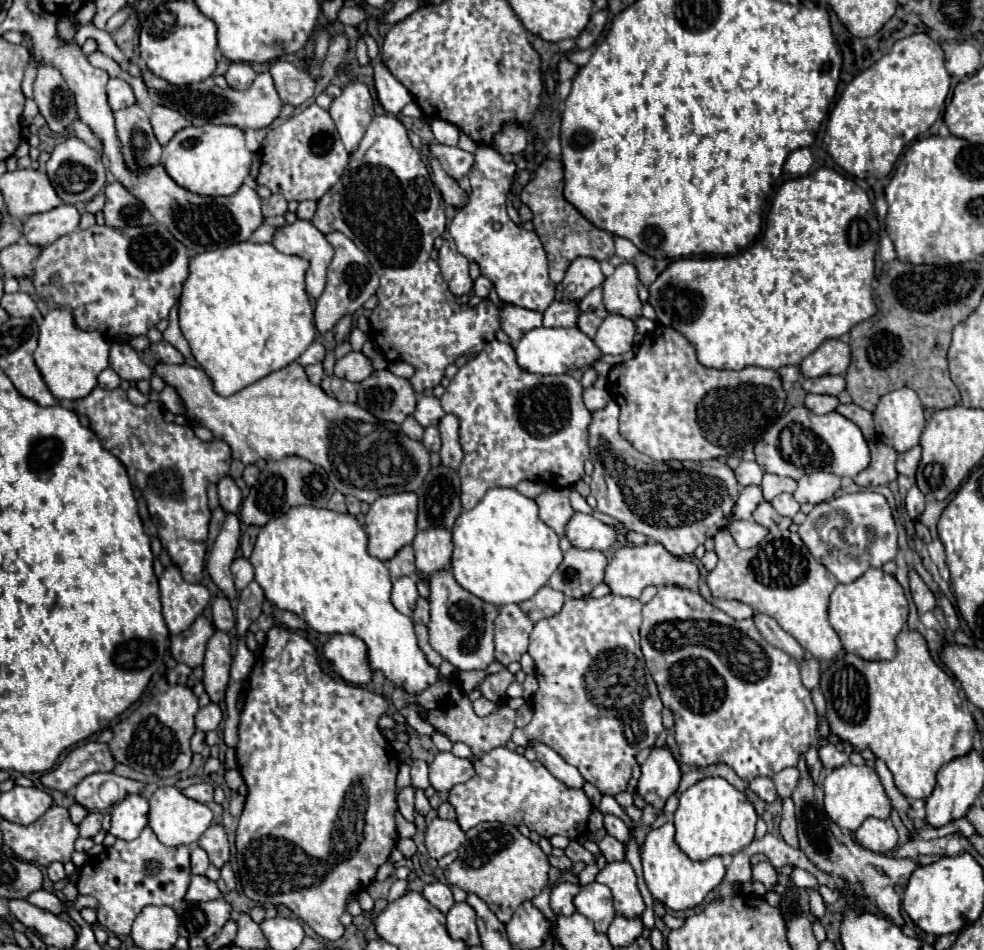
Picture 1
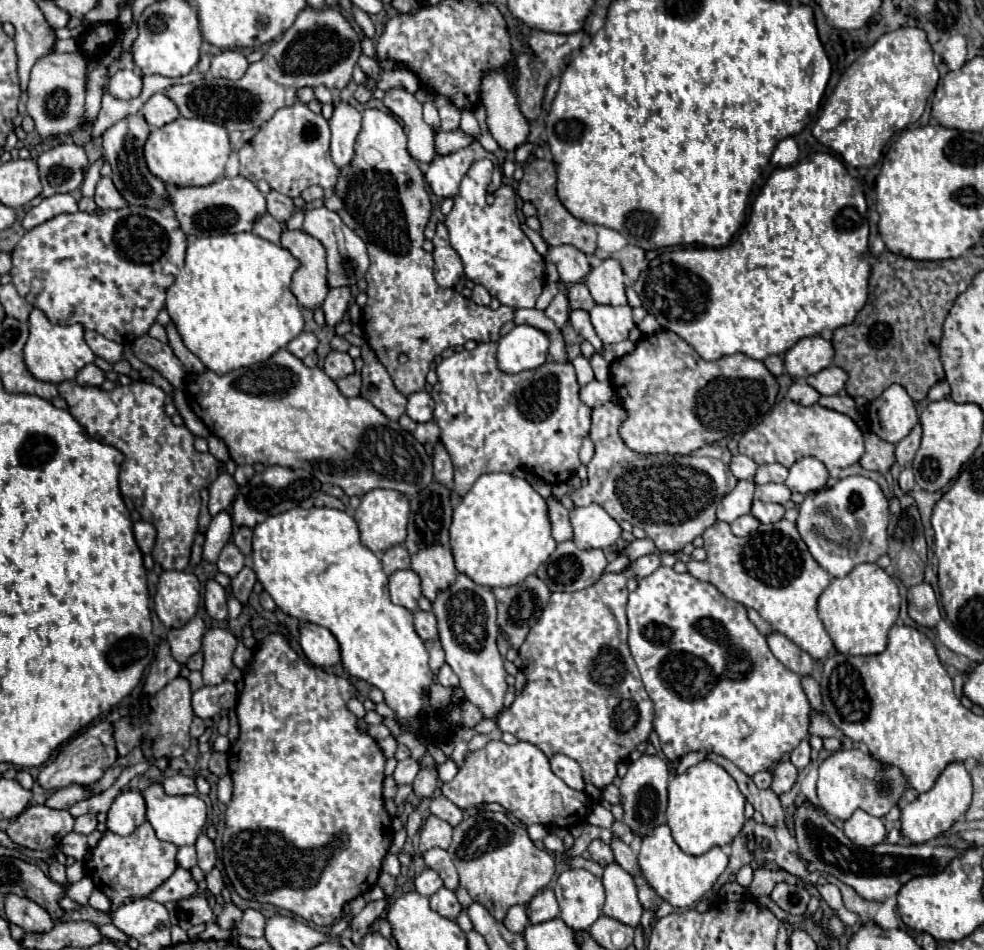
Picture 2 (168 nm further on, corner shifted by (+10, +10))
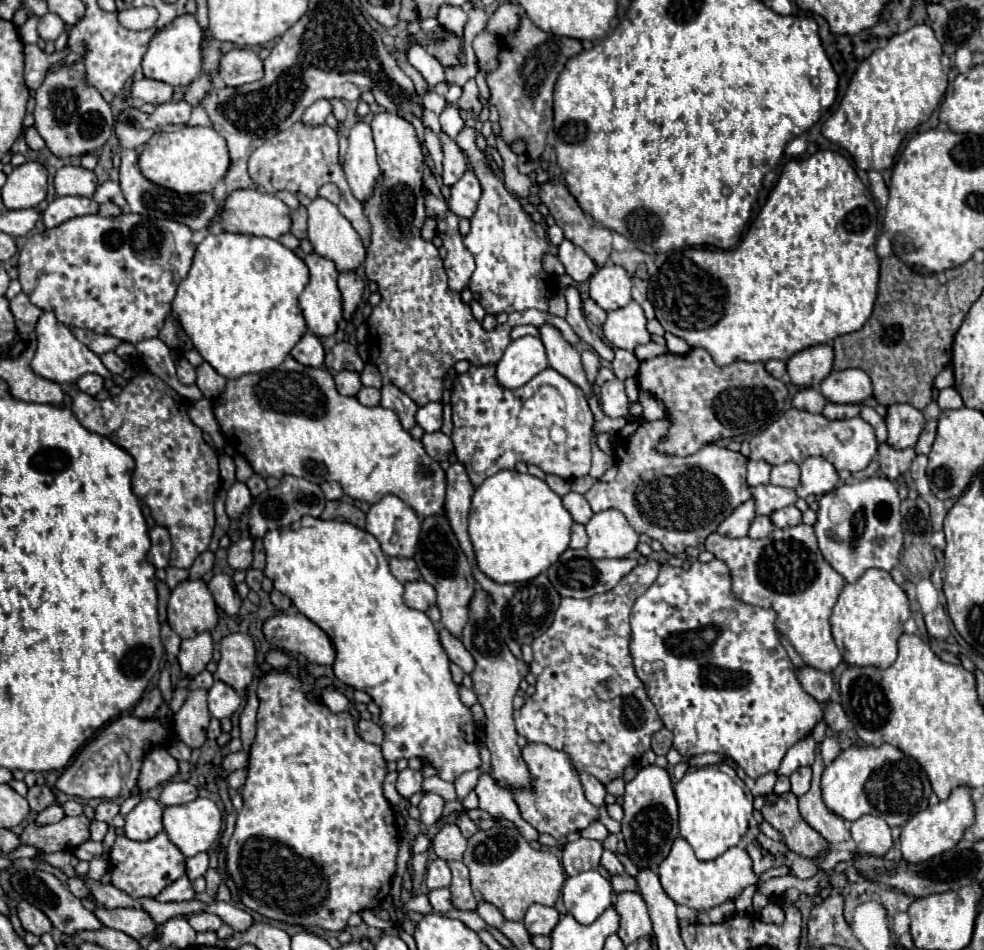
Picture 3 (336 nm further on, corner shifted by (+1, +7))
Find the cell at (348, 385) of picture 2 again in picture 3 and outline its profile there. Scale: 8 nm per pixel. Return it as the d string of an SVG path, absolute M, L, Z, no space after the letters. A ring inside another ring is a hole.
M361 388L357 394L357 400L365 406L377 406L381 400L381 394L377 388Z

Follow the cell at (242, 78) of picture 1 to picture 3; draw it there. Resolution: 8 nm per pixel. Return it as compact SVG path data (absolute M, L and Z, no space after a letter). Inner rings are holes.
M235 48L221 56L219 78L227 86L241 86L247 82L255 82L263 76L261 58L247 48Z

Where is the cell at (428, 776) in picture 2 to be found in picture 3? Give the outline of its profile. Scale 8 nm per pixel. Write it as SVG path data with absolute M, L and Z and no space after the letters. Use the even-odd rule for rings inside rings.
M423 792L421 802L419 802L421 820L427 826L435 824L441 818L441 814L443 814L443 806L445 806L445 800L439 794L435 794L435 792Z

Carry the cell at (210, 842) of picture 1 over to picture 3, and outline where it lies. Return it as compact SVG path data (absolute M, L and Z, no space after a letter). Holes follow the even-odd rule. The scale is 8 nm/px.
M209 868L207 874L205 874L205 880L207 880L207 894L215 898L217 888L219 888L219 884L221 884L221 874L219 874L219 870L217 870L217 868Z

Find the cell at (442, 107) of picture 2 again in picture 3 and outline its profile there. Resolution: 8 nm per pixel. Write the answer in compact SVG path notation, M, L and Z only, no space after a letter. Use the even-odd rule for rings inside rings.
M463 126L455 140L459 148L467 154L473 174L477 176L483 190L477 202L477 210L471 218L471 230L463 238L467 250L475 256L477 264L469 282L469 290L481 294L481 306L489 314L511 314L515 310L527 308L537 308L545 312L547 300L555 292L551 274L547 274L543 268L543 254L549 252L545 226L535 222L531 214L525 212L519 198L505 188L501 176L493 170L485 152L477 146L475 128Z

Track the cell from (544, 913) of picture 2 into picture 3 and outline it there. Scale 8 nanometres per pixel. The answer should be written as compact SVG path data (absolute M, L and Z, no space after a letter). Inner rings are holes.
M533 904L527 914L525 914L525 928L529 934L551 934L551 930L559 922L559 912L555 906L543 906L543 904Z

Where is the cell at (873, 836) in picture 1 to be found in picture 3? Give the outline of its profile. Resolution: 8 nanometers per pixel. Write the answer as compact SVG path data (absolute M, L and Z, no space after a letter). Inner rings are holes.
M861 816L851 826L851 836L857 844L859 852L869 852L875 856L887 854L887 850L893 846L891 828L889 824L879 816Z

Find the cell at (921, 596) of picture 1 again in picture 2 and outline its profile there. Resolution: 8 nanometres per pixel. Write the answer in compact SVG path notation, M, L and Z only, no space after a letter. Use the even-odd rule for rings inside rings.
M920 583L916 587L910 587L908 591L908 615L922 627L934 629L938 625L940 607L936 601L936 595L928 583Z

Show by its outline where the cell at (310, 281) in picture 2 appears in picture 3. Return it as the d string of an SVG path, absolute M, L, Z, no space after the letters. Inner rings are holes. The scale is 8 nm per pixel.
M311 252L305 256L311 278L299 296L309 330L317 336L329 336L341 320L341 292L337 288L337 270L333 260Z

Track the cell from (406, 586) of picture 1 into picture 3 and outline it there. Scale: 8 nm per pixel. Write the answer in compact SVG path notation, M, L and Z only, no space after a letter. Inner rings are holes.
M415 580L415 582L407 582L405 584L405 594L403 600L409 608L421 610L425 612L429 606L435 604L435 588L423 580Z

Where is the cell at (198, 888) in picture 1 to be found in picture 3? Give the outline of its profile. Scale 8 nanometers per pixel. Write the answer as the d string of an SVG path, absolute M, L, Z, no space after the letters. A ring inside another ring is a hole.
M181 876L173 884L169 884L165 890L161 890L159 896L155 896L157 902L185 902L193 898L195 898L195 890L187 876Z

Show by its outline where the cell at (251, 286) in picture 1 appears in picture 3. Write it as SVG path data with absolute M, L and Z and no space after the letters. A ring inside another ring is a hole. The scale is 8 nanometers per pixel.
M229 232L209 234L197 246L193 266L177 288L173 312L177 314L183 330L187 332L203 360L207 360L221 376L239 378L243 374L277 368L291 352L291 348L301 340L301 336L307 334L307 322L297 302L307 282L307 264L277 240Z

